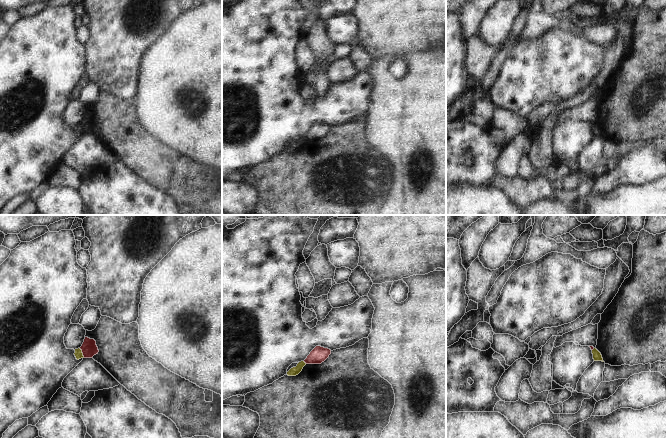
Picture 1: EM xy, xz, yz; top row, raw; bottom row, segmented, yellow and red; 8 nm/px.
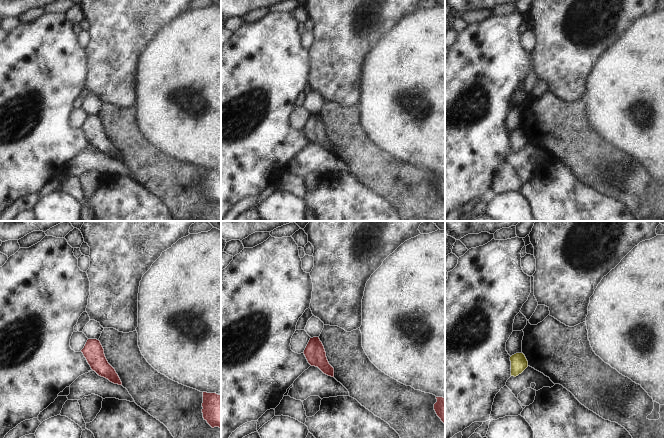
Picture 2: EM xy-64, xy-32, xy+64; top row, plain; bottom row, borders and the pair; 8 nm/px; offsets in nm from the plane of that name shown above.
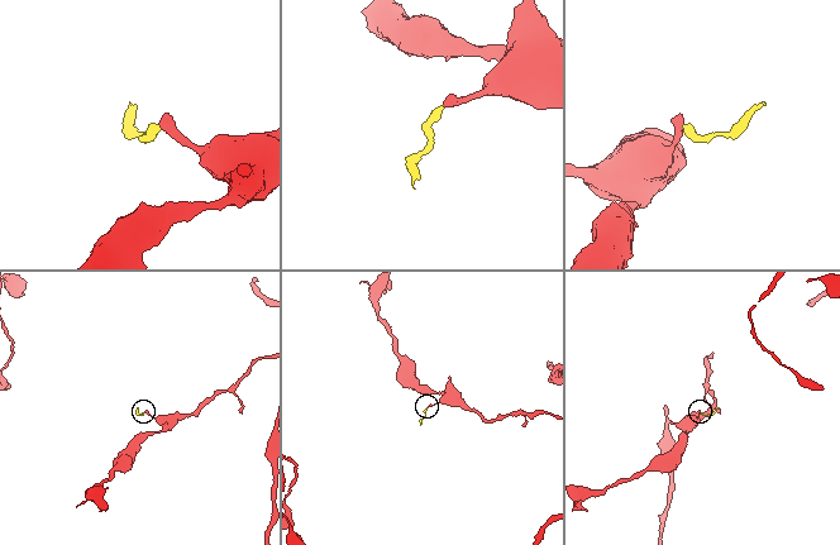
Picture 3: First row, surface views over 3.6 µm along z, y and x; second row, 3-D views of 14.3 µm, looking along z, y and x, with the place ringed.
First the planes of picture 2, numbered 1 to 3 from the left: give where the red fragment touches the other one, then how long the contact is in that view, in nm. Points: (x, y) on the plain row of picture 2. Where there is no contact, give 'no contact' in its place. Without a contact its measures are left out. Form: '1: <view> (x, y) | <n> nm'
1: no contact
2: no contact
3: no contact

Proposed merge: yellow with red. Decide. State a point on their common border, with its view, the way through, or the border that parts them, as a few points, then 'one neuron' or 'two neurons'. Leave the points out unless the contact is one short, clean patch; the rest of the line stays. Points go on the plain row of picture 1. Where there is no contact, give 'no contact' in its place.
xy (82, 129) | along xy (79, 124), (84, 133) | two neurons

